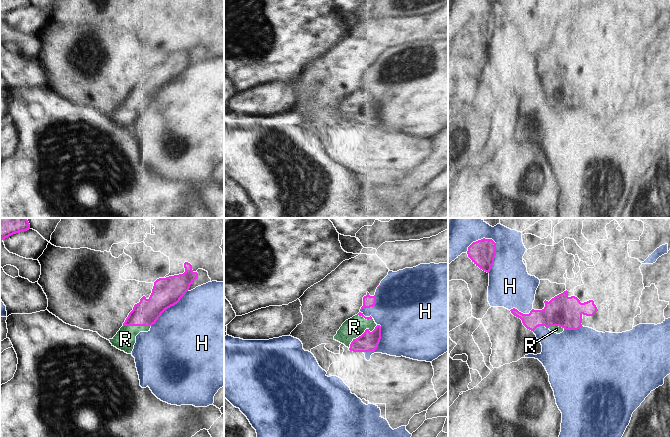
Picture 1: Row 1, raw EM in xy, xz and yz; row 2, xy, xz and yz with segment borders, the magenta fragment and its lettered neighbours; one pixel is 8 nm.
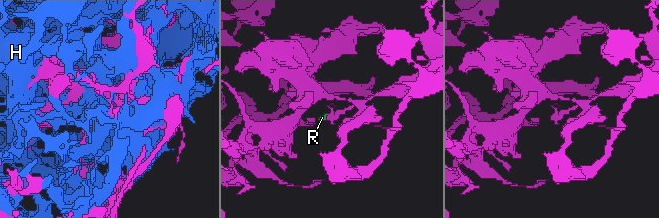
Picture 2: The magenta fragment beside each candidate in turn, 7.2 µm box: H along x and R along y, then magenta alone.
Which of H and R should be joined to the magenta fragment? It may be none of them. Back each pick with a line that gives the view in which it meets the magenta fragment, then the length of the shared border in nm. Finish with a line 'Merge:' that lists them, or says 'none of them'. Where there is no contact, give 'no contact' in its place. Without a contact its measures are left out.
R: contact in xz; length 300 nm
Merge: R

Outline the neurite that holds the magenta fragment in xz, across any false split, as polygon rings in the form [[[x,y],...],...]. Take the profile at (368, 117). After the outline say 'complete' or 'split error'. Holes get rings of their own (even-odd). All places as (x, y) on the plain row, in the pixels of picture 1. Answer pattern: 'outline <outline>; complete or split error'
outline [[[361,88],[346,96],[334,112],[334,116],[353,128],[375,127],[380,115],[381,102],[371,92],[365,93]]]; split error

